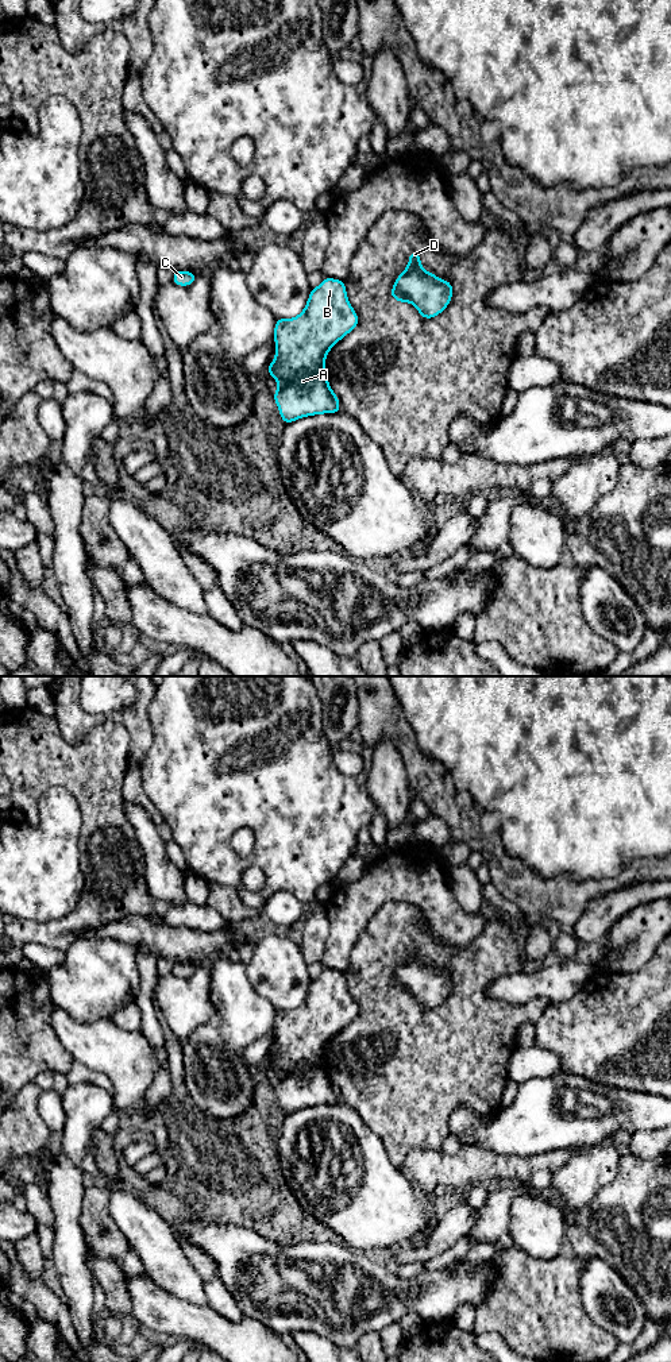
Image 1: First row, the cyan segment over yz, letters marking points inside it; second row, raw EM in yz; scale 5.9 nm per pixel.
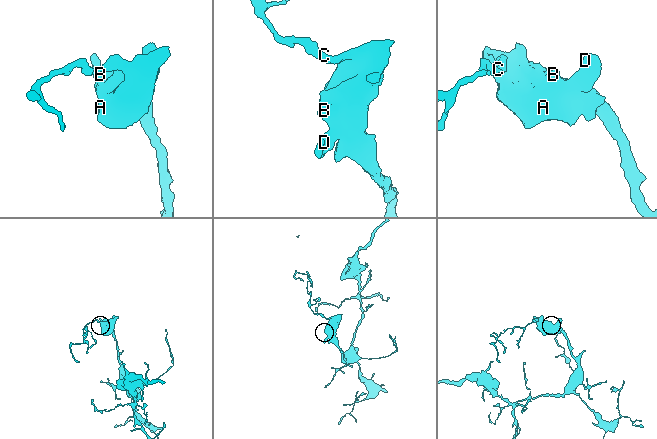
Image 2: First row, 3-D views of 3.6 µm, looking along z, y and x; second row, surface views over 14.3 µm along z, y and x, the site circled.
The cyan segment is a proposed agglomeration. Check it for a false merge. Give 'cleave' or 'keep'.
keep

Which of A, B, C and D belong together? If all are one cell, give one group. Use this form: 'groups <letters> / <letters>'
groups A B C D

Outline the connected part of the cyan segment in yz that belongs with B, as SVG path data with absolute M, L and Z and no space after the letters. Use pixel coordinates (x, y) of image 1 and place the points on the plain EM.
M324 969L311 981L298 1007L275 1011L277 1043L266 1060L278 1073L273 1088L285 1115L306 1107L339 1104L340 1093L328 1076L324 1053L329 1041L358 1014L346 973L335 969Z

